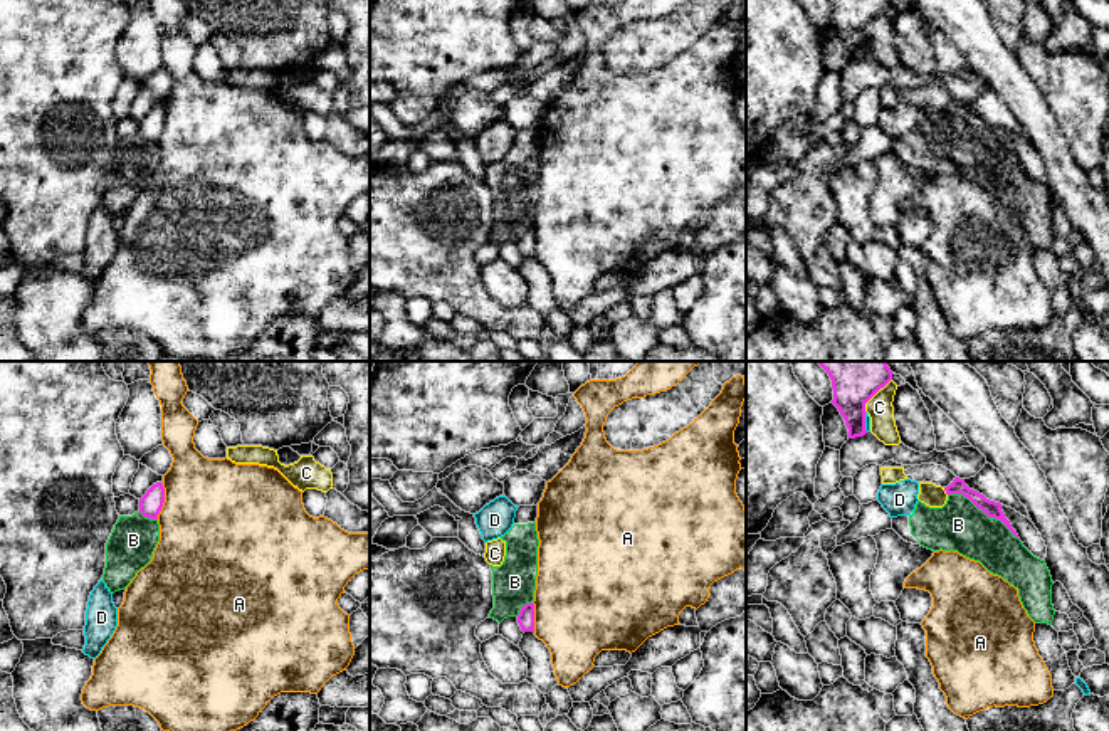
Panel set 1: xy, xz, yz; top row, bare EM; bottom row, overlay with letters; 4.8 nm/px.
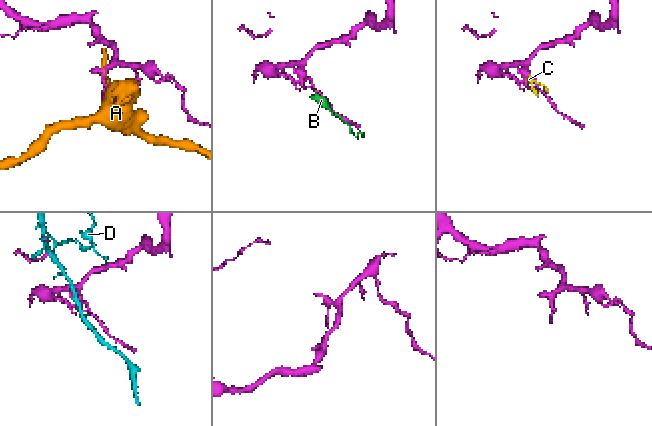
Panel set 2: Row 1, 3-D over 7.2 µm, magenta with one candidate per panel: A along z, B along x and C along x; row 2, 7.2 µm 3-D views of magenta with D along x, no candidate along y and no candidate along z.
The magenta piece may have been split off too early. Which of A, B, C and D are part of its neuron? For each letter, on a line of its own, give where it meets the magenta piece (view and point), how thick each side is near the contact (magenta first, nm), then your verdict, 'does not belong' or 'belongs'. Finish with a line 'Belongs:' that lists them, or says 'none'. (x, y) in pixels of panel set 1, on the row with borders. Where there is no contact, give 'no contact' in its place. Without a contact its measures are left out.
A: xy (163, 501) | 110/500 nm | does not belong
B: yz (983, 511) | 80/240 nm | does not belong
C: yz (874, 394) | 280/120 nm | does not belong
D: yz (864, 422) | 260/30 nm | does not belong
Belongs: none

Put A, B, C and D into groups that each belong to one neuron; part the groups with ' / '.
A / B C / D

